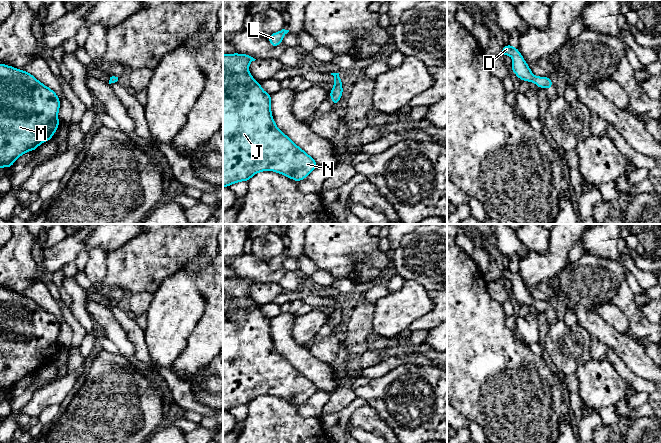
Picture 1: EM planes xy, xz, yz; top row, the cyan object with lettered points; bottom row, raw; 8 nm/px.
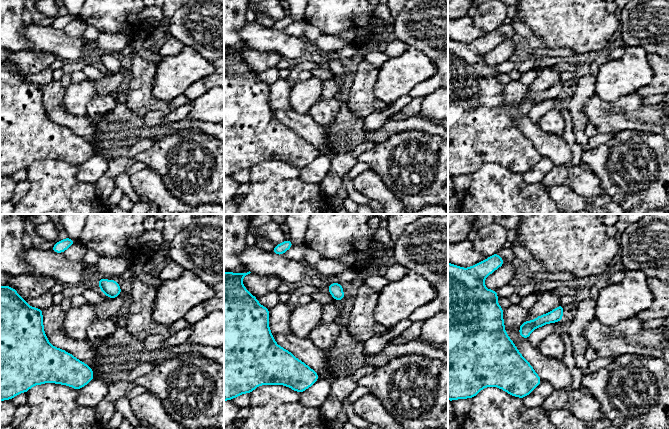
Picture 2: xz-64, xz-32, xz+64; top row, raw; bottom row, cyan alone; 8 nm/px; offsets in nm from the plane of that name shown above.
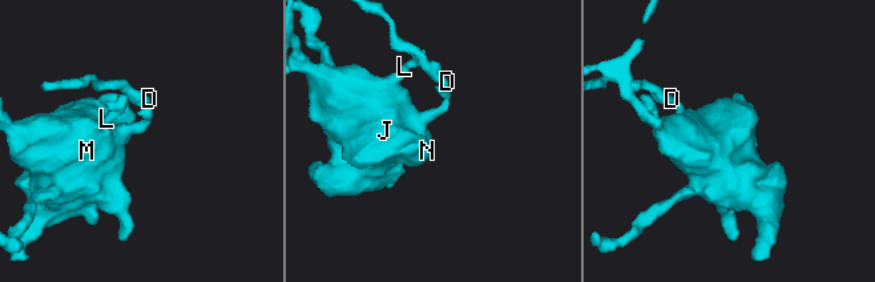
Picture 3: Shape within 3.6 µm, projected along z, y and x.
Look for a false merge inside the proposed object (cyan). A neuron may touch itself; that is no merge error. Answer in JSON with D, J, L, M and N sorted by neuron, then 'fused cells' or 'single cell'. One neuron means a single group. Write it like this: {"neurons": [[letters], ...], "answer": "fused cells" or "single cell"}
{"neurons": [["D", "J", "L", "M", "N"]], "answer": "single cell"}

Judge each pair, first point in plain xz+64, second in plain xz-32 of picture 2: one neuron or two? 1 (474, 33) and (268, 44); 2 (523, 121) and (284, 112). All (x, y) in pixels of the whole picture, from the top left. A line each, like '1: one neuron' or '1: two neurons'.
1: one neuron
2: one neuron

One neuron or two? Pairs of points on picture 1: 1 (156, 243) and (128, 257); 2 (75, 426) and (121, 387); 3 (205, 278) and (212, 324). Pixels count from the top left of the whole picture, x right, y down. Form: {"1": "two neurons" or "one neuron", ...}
{"1": "one neuron", "2": "one neuron", "3": "one neuron"}

